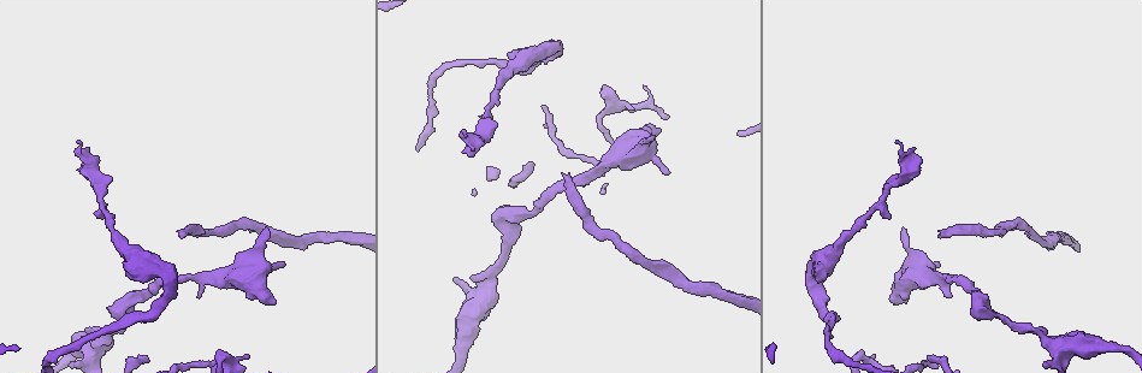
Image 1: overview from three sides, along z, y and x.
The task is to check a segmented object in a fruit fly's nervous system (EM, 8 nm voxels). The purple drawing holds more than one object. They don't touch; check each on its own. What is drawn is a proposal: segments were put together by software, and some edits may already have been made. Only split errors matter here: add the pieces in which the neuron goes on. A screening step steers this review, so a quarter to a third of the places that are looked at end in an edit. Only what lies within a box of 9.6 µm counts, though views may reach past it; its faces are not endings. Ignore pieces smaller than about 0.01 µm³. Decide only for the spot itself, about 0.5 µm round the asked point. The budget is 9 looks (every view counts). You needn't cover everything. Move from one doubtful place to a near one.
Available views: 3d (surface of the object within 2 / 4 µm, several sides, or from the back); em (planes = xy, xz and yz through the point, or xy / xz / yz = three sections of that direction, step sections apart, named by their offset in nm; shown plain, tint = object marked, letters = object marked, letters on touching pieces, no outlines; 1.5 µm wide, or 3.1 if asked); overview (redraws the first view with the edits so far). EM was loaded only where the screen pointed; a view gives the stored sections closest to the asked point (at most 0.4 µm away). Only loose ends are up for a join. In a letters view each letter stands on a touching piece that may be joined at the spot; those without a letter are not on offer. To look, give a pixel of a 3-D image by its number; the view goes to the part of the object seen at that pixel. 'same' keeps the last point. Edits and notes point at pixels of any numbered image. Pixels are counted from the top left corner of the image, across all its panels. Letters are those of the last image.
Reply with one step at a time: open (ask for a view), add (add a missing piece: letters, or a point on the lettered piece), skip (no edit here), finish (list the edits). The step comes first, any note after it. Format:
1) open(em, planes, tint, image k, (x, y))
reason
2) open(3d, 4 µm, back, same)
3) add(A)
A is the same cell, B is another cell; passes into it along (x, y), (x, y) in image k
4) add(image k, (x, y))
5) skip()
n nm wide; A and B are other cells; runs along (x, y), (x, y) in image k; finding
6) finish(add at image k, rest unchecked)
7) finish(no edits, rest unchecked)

open(em, xz, step 4, tint, image 1, (275, 303))

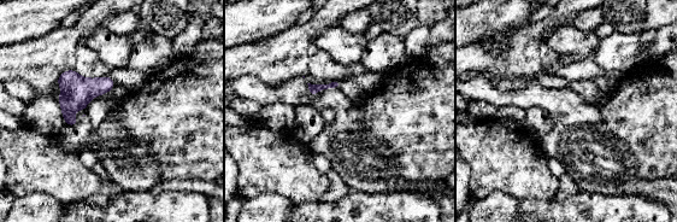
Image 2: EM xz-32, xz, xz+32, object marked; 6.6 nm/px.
open(em, planes, letters, same)
another direction

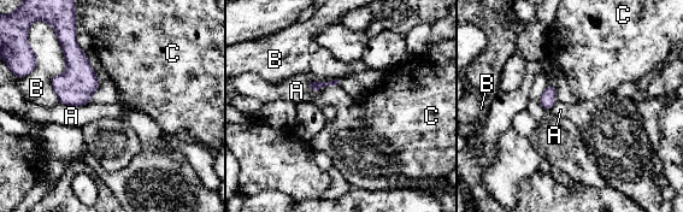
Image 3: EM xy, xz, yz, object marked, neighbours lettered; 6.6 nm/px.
skip()
B touches over 400 nm; A, B and C are other cells; none of them fits

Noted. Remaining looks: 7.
open(3d, 4 µm, back, image 1, (86, 147))
an open end

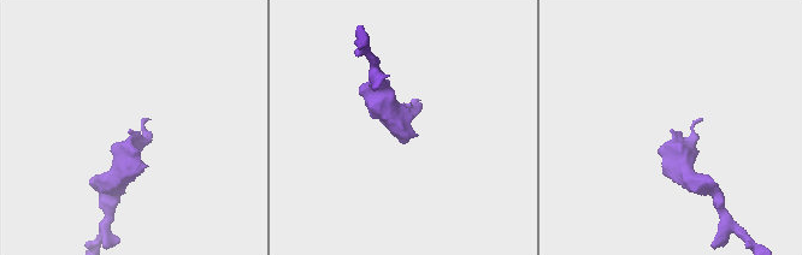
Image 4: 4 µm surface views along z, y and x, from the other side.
open(em, planes, letters, image 4, (129, 130))

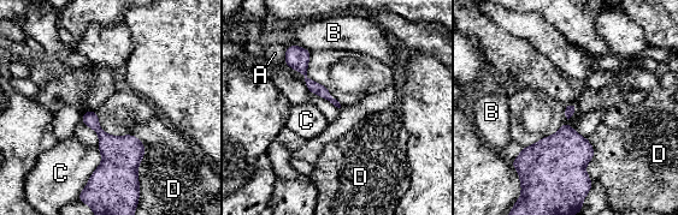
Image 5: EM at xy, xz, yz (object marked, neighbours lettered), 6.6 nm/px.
skip()
A, B, C and D are other cells; border along (98, 145), (101, 163), (83, 187) in image 5; none of them fits

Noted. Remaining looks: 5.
open(em, planes, tint, image 1, (89, 327))
thick end

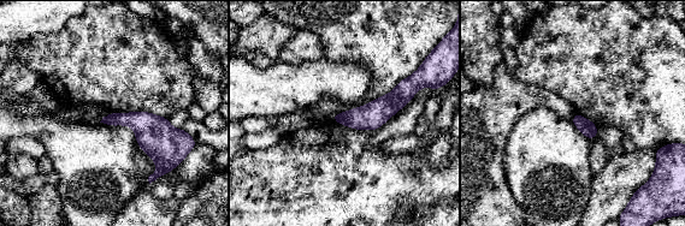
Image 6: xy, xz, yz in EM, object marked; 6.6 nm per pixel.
open(em, planes, letters, same)

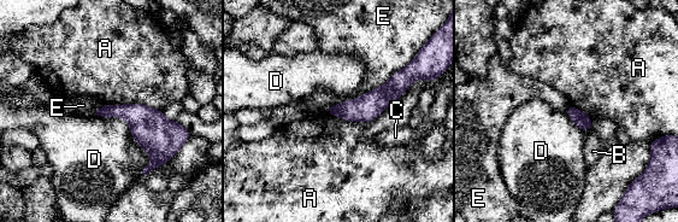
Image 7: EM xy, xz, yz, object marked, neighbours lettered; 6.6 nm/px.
skip()
A, B, C, D and E are other cells; border along (417, 79), (370, 121), (325, 112) in image 7; no lettered piece goes on from it

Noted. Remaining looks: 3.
open(em, 3.1 µm, yz, step 8, tint, image 1, (941, 232))
branch stops here

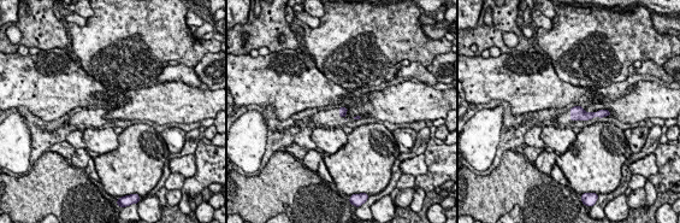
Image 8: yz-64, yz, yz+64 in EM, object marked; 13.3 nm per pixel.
open(em, 3.1 µm, planes, letters, same)

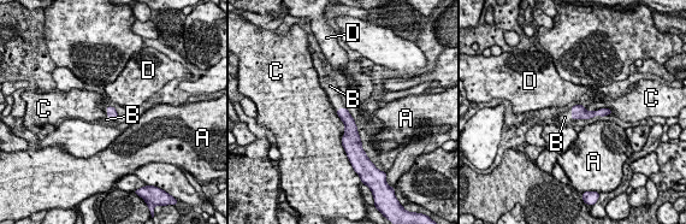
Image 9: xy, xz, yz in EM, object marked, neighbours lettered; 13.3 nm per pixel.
add(B)
130 nm wide; C touches over 550 nm; B is the same cell, A, C and D are other cells; the neuron continues

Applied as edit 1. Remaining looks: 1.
finish(add at image 9, rest unchecked)

